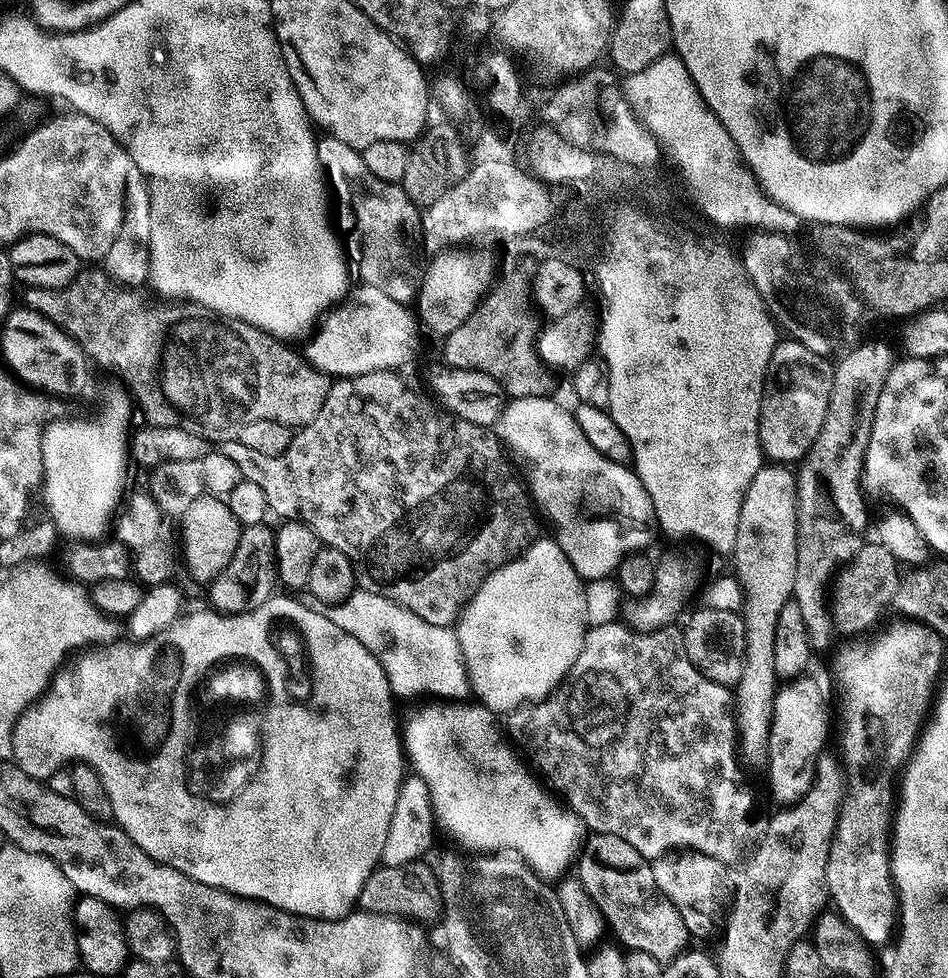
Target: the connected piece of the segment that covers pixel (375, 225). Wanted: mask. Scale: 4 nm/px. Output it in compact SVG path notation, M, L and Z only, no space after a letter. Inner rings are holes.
M324 134L316 140L316 157L321 168L336 183L336 188L348 199L352 207L352 229L346 236L346 256L351 267L361 277L363 283L376 286L390 298L400 304L407 305L415 301L418 295L418 268L416 272L416 246L418 250L418 225L421 213L415 204L403 192L399 183L388 183L371 175L364 165L363 155L357 149L346 146L346 142L338 142L338 138Z

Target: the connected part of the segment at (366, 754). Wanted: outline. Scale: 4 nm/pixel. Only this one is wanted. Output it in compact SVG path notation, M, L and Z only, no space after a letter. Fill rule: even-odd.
M274 594L269 600L262 602L262 606L258 606L253 612L243 612L238 616L216 614L213 615L214 618L212 619L208 616L192 616L189 620L187 618L181 619L171 629L170 637L172 636L172 641L169 642L168 649L165 652L151 652L148 646L136 646L133 652L108 652L105 656L98 657L92 664L93 692L84 685L84 672L82 669L76 668L73 672L61 671L53 679L47 695L17 725L16 734L12 740L12 754L15 767L19 771L24 772L31 780L41 782L46 782L69 762L89 764L102 778L102 786L106 786L106 794L110 794L112 820L156 863L165 864L174 870L178 870L182 874L194 878L194 882L212 886L222 892L232 892L233 895L240 896L243 900L264 904L269 908L276 908L279 912L289 912L295 916L305 916L311 920L342 920L357 907L360 891L366 882L366 878L370 878L370 874L376 871L381 863L382 846L386 846L386 834L390 830L390 818L394 818L394 806L398 802L400 784L406 775L406 753L402 743L402 724L401 721L396 721L396 703L398 703L398 700L392 691L386 670L382 670L378 660L370 654L370 650L366 650L366 646L362 646L362 642L358 642L358 638L346 634L346 630L338 630L338 626L334 626L334 622L330 622L330 618L323 611L315 612L314 609L307 608L302 601L296 600L300 598L293 598L288 594L283 595Z

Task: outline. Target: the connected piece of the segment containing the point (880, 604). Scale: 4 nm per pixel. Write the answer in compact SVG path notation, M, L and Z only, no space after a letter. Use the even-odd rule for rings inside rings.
M865 542L859 550L857 556L847 565L844 577L840 580L840 585L834 588L834 626L835 629L845 632L848 636L856 636L859 632L864 632L867 628L872 628L884 616L887 608L891 609L895 605L896 597L900 595L900 581L902 579L902 568L890 550L883 547L879 542Z

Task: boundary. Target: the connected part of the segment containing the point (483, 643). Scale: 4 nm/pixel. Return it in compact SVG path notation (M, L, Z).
M552 538L533 540L515 560L509 560L482 581L454 631L464 655L471 695L476 695L485 709L493 714L507 714L522 704L544 699L560 685L584 645L588 624L584 585Z

